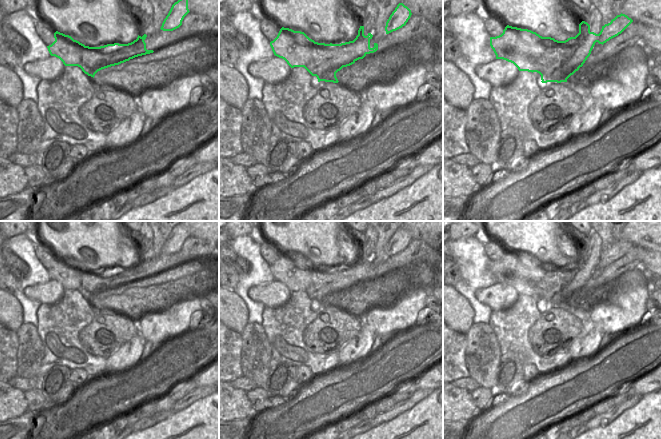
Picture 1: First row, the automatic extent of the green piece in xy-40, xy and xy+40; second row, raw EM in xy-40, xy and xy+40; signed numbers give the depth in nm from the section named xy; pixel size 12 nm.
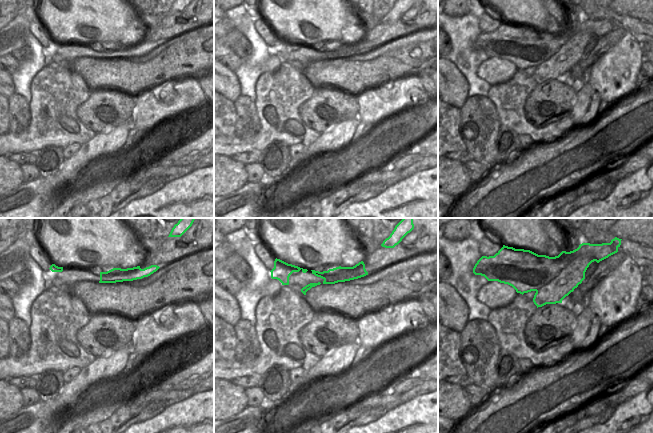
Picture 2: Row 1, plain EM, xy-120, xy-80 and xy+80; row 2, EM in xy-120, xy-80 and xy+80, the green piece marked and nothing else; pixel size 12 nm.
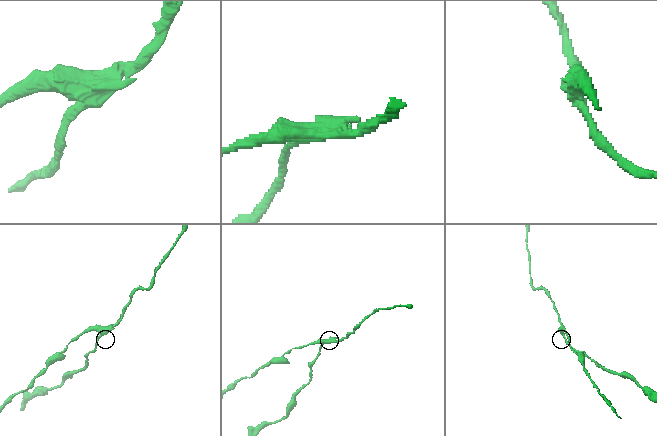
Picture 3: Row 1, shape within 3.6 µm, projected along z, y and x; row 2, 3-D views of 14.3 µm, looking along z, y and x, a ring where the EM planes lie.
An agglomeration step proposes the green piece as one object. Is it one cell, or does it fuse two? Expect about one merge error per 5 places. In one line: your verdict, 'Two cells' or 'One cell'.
Two cells.

